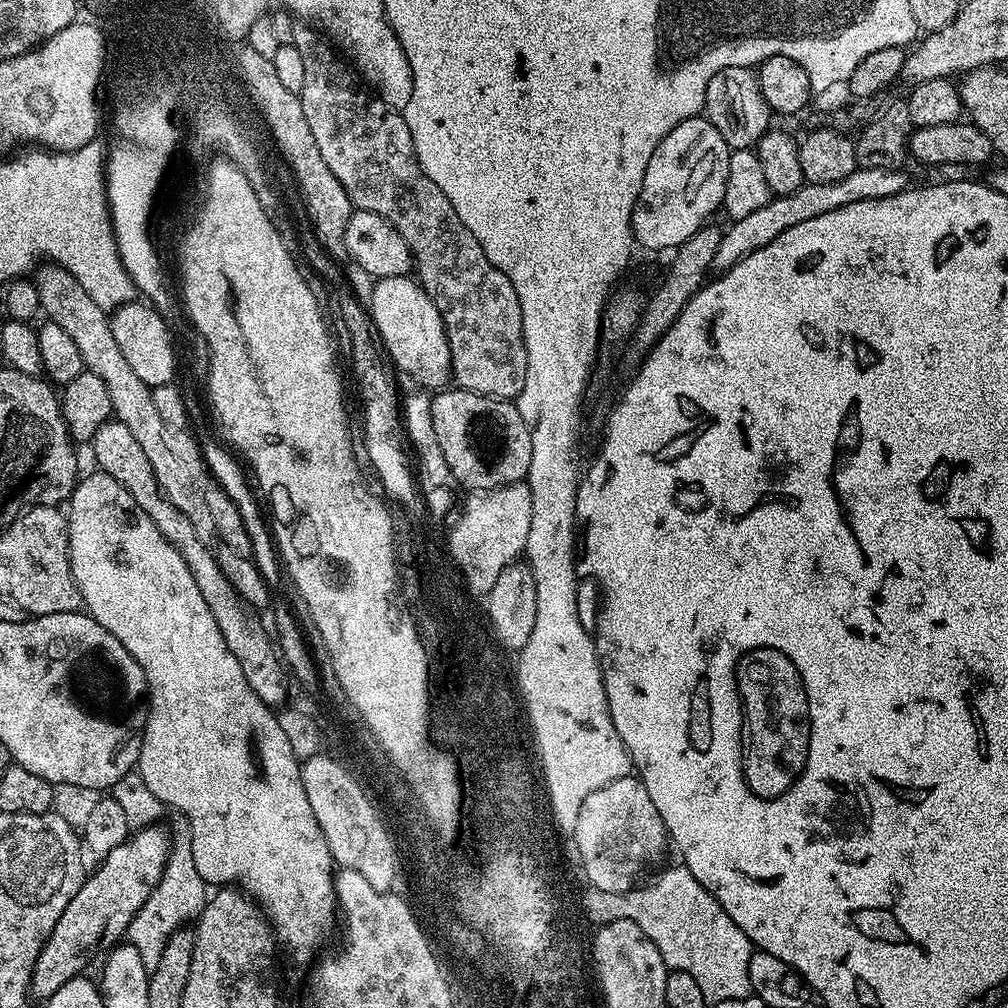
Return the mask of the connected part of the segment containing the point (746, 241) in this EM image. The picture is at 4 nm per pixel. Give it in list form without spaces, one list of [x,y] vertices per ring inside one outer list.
[[[860,168],[839,182],[830,185],[814,185],[805,182],[796,192],[789,196],[773,195],[762,210],[754,210],[747,218],[733,220],[723,229],[718,244],[718,254],[714,254],[712,268],[717,273],[726,272],[742,258],[746,258],[754,250],[774,242],[778,234],[790,230],[790,226],[798,226],[798,222],[810,222],[810,218],[818,218],[818,214],[830,214],[830,210],[838,210],[842,206],[850,206],[863,200],[877,200],[904,191],[910,180],[903,176],[900,168]]]

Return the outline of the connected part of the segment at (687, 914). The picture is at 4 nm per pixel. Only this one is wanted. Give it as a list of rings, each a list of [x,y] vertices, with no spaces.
[[[688,868],[666,869],[653,884],[645,883],[630,902],[615,903],[609,898],[594,896],[585,902],[592,916],[600,918],[602,923],[633,920],[642,934],[654,942],[669,969],[690,974],[690,978],[698,982],[702,998],[706,998],[710,1006],[750,995],[748,967],[754,945]]]

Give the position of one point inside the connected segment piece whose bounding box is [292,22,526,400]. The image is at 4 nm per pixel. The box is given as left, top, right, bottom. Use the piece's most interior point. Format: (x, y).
(366, 143)

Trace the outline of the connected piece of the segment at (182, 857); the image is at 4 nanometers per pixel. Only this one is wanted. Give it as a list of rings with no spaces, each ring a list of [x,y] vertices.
[[[184,834],[173,841],[163,876],[158,886],[151,892],[150,898],[143,904],[142,910],[131,920],[126,933],[127,941],[138,950],[139,957],[145,965],[155,968],[160,962],[169,938],[175,931],[195,921],[207,901],[208,885],[194,863],[191,837]]]

